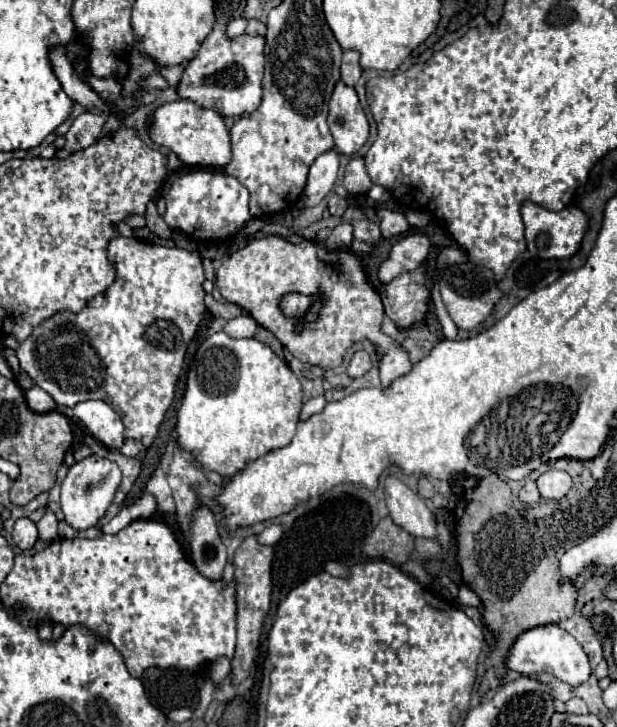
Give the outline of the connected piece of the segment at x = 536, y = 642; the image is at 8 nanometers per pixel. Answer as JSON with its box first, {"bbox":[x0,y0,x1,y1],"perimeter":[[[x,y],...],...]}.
{"bbox":[506,626,592,686],"perimeter":[[[538,626],[532,630],[526,630],[510,648],[510,654],[506,658],[506,666],[510,670],[522,672],[522,674],[538,674],[538,672],[548,672],[554,678],[568,682],[570,686],[578,686],[584,684],[588,680],[588,676],[592,674],[590,662],[586,652],[582,650],[580,642],[568,634],[566,630],[562,630],[560,626]]]}

